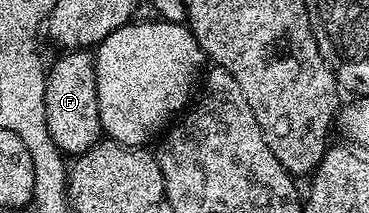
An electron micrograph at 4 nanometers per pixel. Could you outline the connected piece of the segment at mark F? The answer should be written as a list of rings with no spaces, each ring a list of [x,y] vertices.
[[[88,49],[64,51],[47,68],[46,129],[54,145],[65,156],[84,155],[95,143],[101,142],[102,128],[98,113],[98,89],[96,88],[96,60]]]

